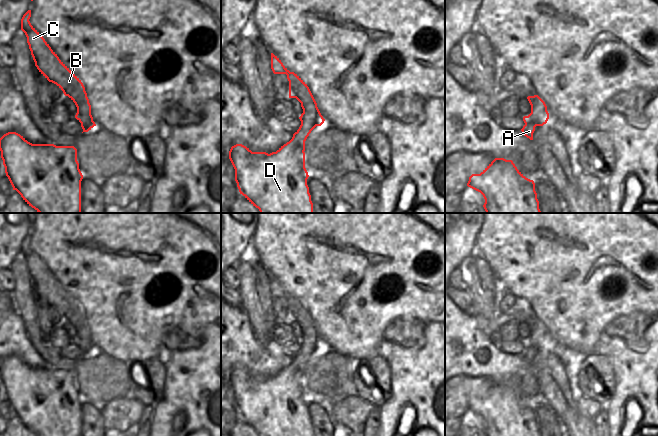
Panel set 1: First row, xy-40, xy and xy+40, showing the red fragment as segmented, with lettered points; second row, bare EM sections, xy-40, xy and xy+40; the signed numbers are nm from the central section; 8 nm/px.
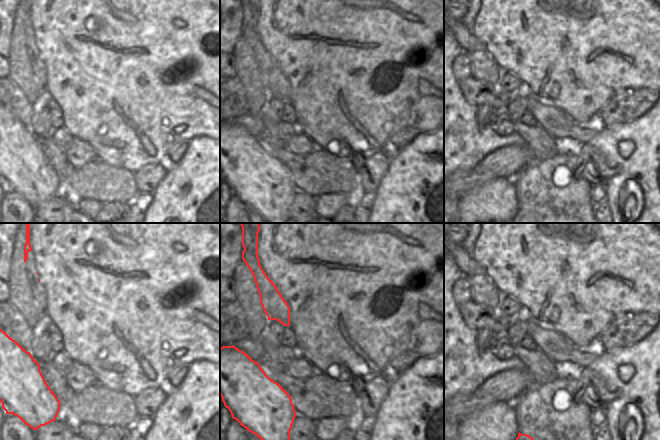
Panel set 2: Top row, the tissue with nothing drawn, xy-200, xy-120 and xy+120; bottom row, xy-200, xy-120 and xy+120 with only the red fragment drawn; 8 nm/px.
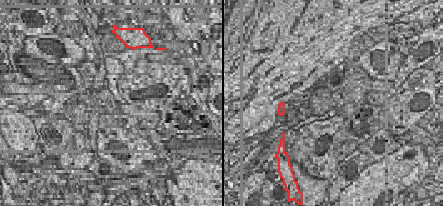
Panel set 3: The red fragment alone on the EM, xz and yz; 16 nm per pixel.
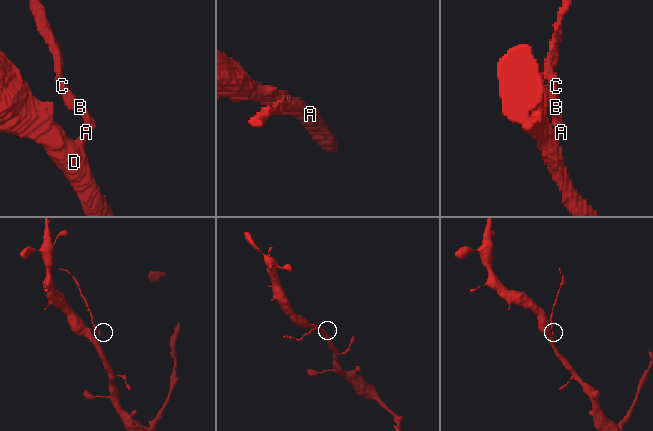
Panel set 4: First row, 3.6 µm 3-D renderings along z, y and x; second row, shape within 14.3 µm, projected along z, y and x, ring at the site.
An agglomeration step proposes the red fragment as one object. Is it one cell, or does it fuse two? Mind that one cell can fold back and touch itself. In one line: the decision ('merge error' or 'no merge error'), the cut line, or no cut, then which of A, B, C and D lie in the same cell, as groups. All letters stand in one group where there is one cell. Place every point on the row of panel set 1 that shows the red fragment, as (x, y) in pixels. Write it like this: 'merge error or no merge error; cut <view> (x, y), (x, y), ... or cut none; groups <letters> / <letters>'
merge error; cut xy (291, 139), (304, 150); groups A B C / D

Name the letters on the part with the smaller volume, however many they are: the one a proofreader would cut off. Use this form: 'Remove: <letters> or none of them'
Remove: A, B, C

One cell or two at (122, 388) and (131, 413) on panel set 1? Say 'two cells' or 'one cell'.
two cells

